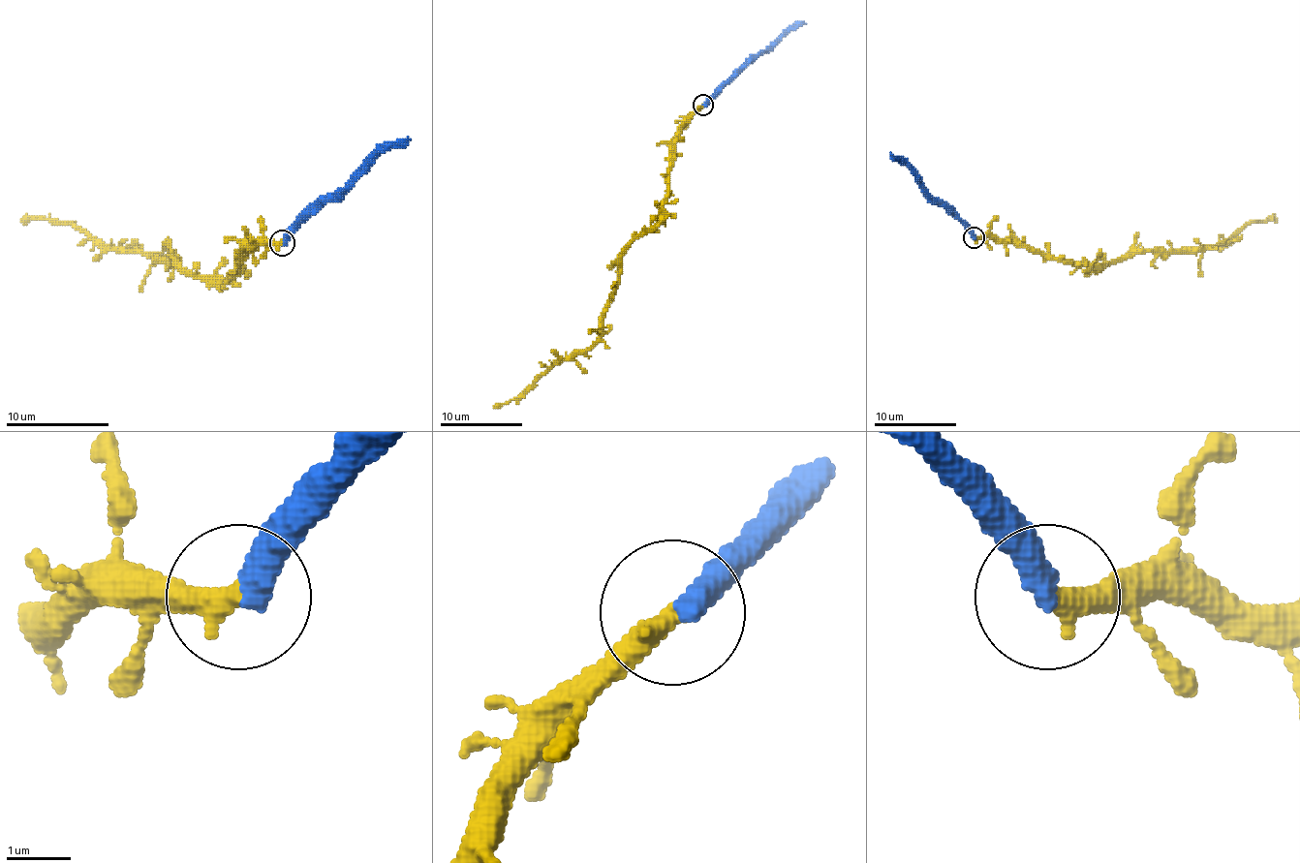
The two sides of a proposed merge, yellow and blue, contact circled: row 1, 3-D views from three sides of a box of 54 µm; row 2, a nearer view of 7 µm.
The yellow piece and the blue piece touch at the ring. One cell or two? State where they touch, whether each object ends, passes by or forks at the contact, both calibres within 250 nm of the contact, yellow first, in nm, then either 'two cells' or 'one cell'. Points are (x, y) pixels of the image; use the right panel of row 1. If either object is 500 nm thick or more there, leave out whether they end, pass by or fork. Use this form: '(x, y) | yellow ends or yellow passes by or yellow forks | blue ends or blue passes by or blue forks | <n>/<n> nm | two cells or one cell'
(974, 237) | yellow ends | blue ends | 400/440 nm | two cells

